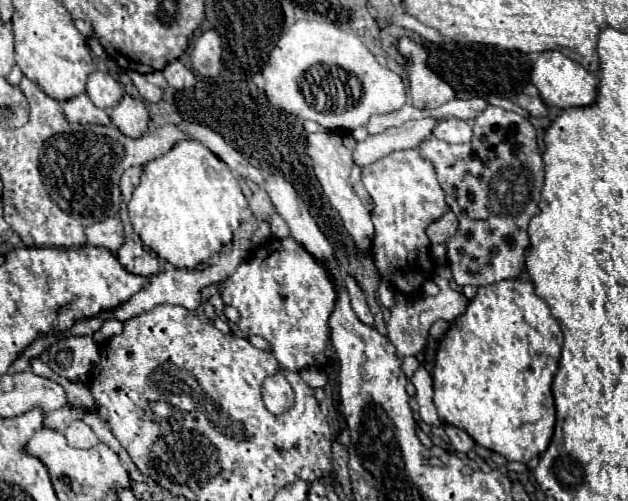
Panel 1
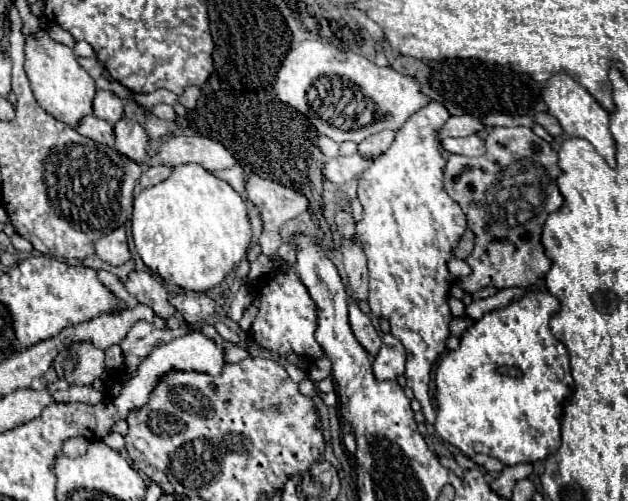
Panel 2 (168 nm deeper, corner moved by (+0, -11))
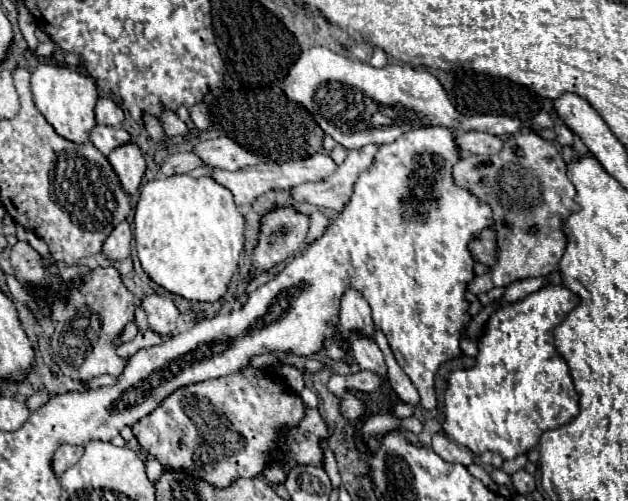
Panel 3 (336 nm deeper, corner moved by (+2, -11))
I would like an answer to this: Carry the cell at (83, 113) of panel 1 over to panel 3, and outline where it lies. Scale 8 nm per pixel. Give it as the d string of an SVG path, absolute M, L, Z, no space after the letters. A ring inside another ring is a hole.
M96 125L92 129L92 135L90 135L90 141L92 145L102 153L102 155L110 155L112 149L120 147L120 145L126 145L132 141L130 133L120 129L120 127L108 127L108 125Z

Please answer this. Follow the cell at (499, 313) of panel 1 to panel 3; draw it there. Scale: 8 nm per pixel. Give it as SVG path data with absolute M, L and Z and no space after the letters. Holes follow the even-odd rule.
M546 285L542 287L540 291L516 301L516 303L506 303L502 305L496 313L492 313L492 317L488 319L486 323L486 329L484 329L484 335L478 337L478 357L476 357L476 365L472 369L464 369L464 371L454 371L448 379L450 387L446 389L446 421L444 421L444 431L460 445L468 447L474 455L482 455L486 449L488 451L496 451L500 453L504 459L514 459L516 455L522 455L522 453L528 453L530 449L534 449L540 441L540 435L548 429L556 429L556 427L562 427L566 423L570 423L576 415L578 415L578 393L574 389L574 383L572 383L572 377L570 377L570 371L568 371L568 365L566 361L560 357L560 353L556 351L554 347L554 329L568 317L568 313L580 303L580 299L570 291L566 289L564 285Z

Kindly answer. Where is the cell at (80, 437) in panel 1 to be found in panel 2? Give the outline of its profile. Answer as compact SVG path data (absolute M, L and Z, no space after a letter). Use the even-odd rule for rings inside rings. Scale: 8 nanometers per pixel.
M70 437L70 439L64 443L62 453L64 453L66 457L82 457L82 455L86 453L88 445L90 445L90 441L88 441L86 437Z

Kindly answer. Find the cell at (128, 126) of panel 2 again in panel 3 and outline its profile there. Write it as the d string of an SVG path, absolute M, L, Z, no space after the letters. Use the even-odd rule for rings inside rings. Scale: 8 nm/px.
M126 143L118 149L114 149L108 155L108 161L112 163L112 169L116 171L120 185L124 187L126 195L134 195L140 187L140 181L146 171L146 161L138 149L136 143Z

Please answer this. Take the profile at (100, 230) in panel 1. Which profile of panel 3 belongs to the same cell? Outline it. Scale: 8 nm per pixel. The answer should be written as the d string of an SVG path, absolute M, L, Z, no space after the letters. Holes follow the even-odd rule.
M122 221L120 225L114 227L114 231L110 233L110 237L104 241L102 253L116 261L116 259L126 259L130 257L130 243L132 243L132 231L128 221Z

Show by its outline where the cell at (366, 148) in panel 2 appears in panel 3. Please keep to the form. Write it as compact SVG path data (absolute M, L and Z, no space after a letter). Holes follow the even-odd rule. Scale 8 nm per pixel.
M366 145L362 149L348 151L346 161L336 169L336 173L316 183L304 183L292 187L292 197L296 201L308 201L318 207L340 211L348 203L358 175L372 165L376 151L378 145Z

